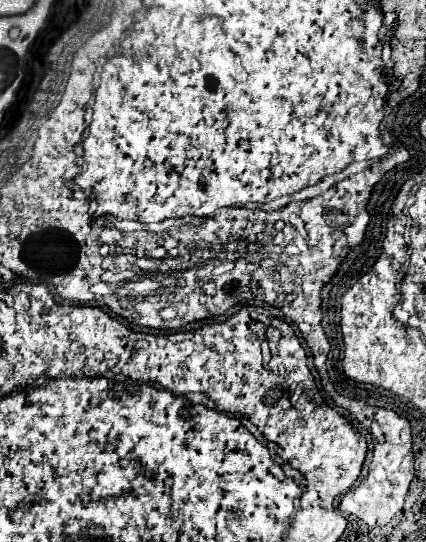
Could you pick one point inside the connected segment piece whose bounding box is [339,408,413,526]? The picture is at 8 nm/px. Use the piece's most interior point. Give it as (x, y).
(380, 496)

